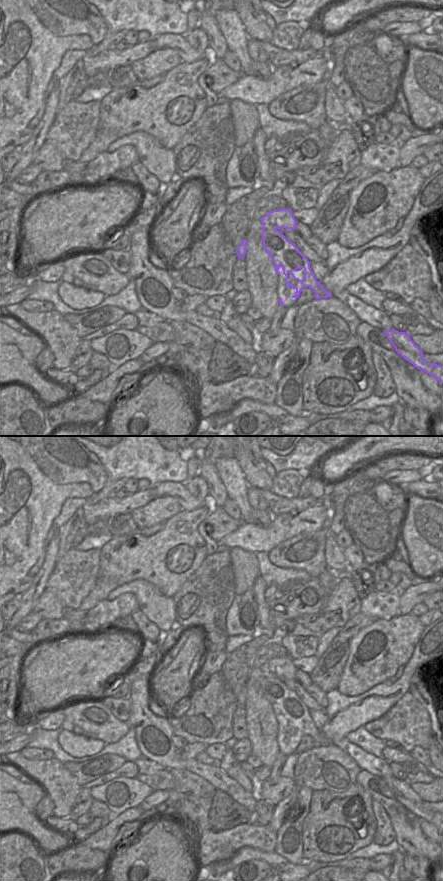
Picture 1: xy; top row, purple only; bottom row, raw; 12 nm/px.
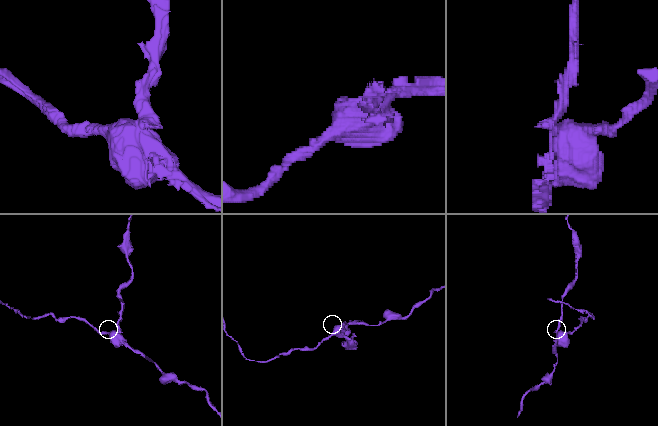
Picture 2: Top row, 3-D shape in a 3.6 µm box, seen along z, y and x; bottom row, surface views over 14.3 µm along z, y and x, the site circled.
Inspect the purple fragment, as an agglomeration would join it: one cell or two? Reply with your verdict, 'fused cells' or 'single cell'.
fused cells

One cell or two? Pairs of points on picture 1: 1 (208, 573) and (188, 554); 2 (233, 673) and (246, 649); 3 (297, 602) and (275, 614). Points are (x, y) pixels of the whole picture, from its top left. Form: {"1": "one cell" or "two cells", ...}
{"1": "two cells", "2": "one cell", "3": "one cell"}

